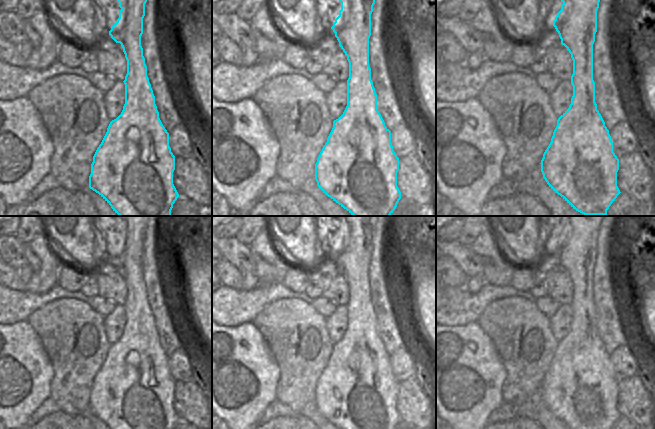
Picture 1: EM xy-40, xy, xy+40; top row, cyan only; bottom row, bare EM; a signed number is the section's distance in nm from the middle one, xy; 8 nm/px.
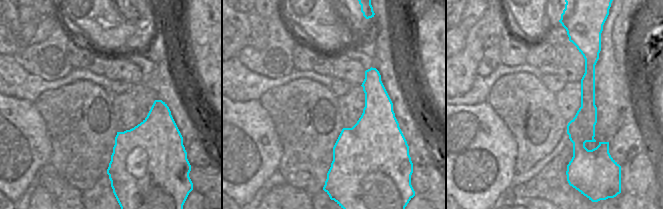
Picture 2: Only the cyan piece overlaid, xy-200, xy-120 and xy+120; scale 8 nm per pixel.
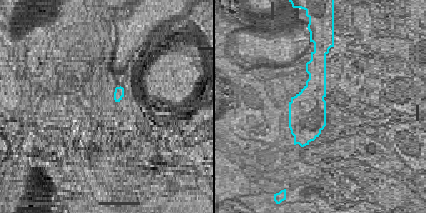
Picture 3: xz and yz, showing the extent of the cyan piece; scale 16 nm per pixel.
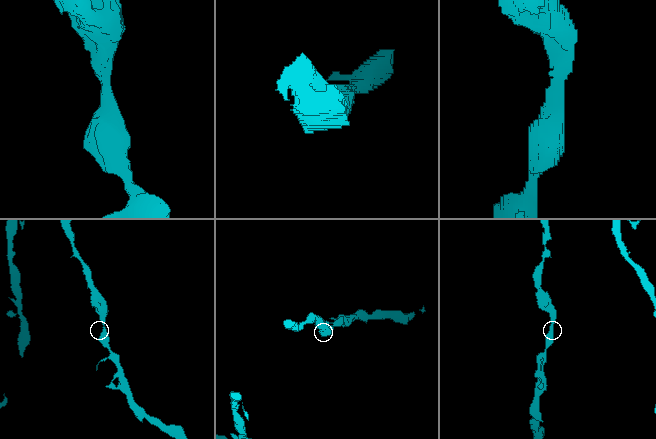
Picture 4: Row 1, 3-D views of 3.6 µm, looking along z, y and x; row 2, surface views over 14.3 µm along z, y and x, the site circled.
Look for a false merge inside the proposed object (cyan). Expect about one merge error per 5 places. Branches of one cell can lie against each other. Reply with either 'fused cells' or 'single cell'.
single cell

